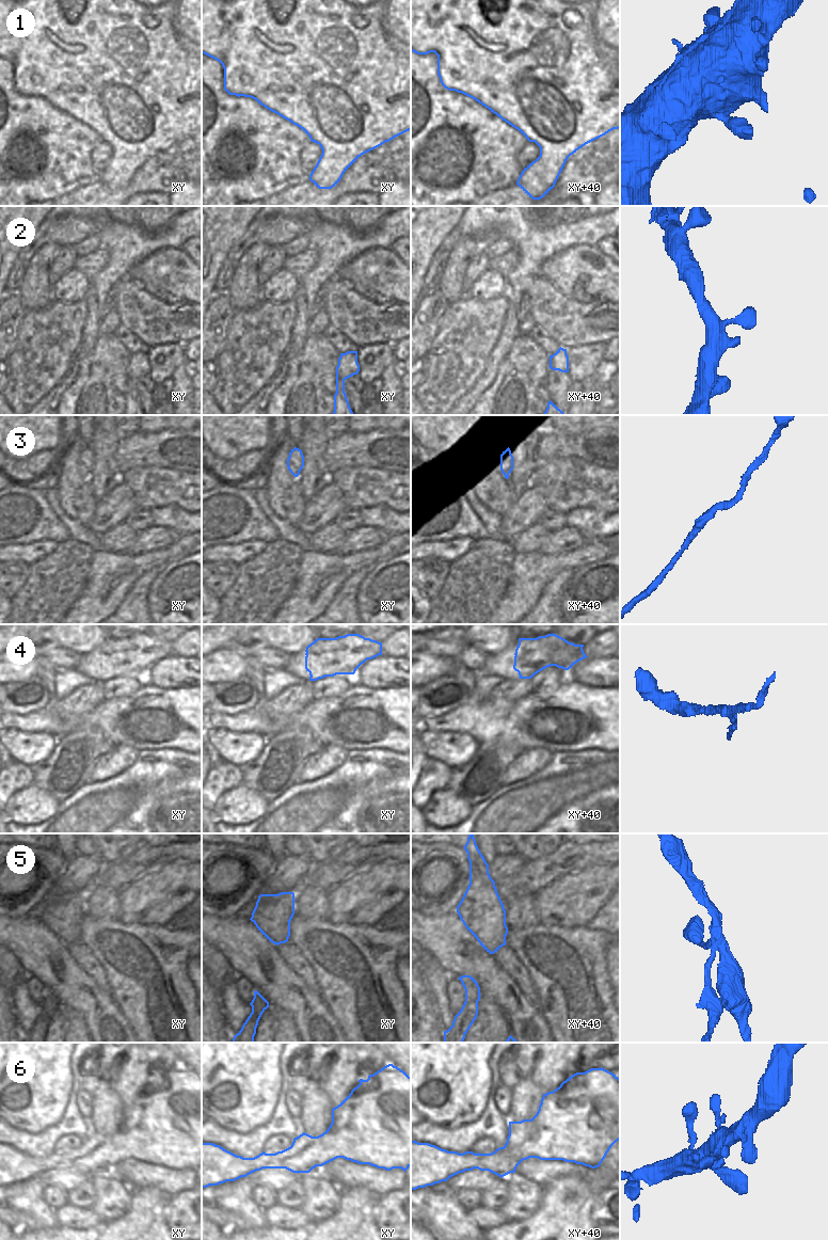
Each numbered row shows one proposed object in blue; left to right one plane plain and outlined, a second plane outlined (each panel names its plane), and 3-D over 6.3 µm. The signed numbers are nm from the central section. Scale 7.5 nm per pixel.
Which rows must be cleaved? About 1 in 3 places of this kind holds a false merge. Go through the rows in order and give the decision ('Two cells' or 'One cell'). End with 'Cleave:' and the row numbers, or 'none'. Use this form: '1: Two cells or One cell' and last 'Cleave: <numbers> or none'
1: One cell
2: One cell
3: One cell
4: Two cells
5: Two cells
6: One cell
Cleave: 4, 5

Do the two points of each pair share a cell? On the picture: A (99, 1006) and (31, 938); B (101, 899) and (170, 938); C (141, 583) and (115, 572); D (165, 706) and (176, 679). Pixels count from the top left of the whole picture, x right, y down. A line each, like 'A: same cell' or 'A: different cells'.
A: same cell
B: different cells
C: different cells
D: different cells

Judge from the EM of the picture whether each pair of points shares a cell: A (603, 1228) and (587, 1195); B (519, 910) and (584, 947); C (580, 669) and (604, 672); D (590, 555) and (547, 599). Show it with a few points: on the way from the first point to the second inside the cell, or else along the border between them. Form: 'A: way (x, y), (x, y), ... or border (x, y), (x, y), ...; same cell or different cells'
A: border (599, 1192), (594, 1197), (592, 1211), (589, 1214); different cells
B: border (539, 923), (514, 930); different cells
C: way (586, 671), (599, 671); same cell
D: border (574, 569), (561, 569), (548, 581); different cells

